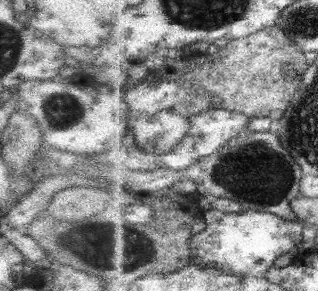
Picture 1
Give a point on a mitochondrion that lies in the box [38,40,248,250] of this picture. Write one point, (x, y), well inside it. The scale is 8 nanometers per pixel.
(64, 109)

